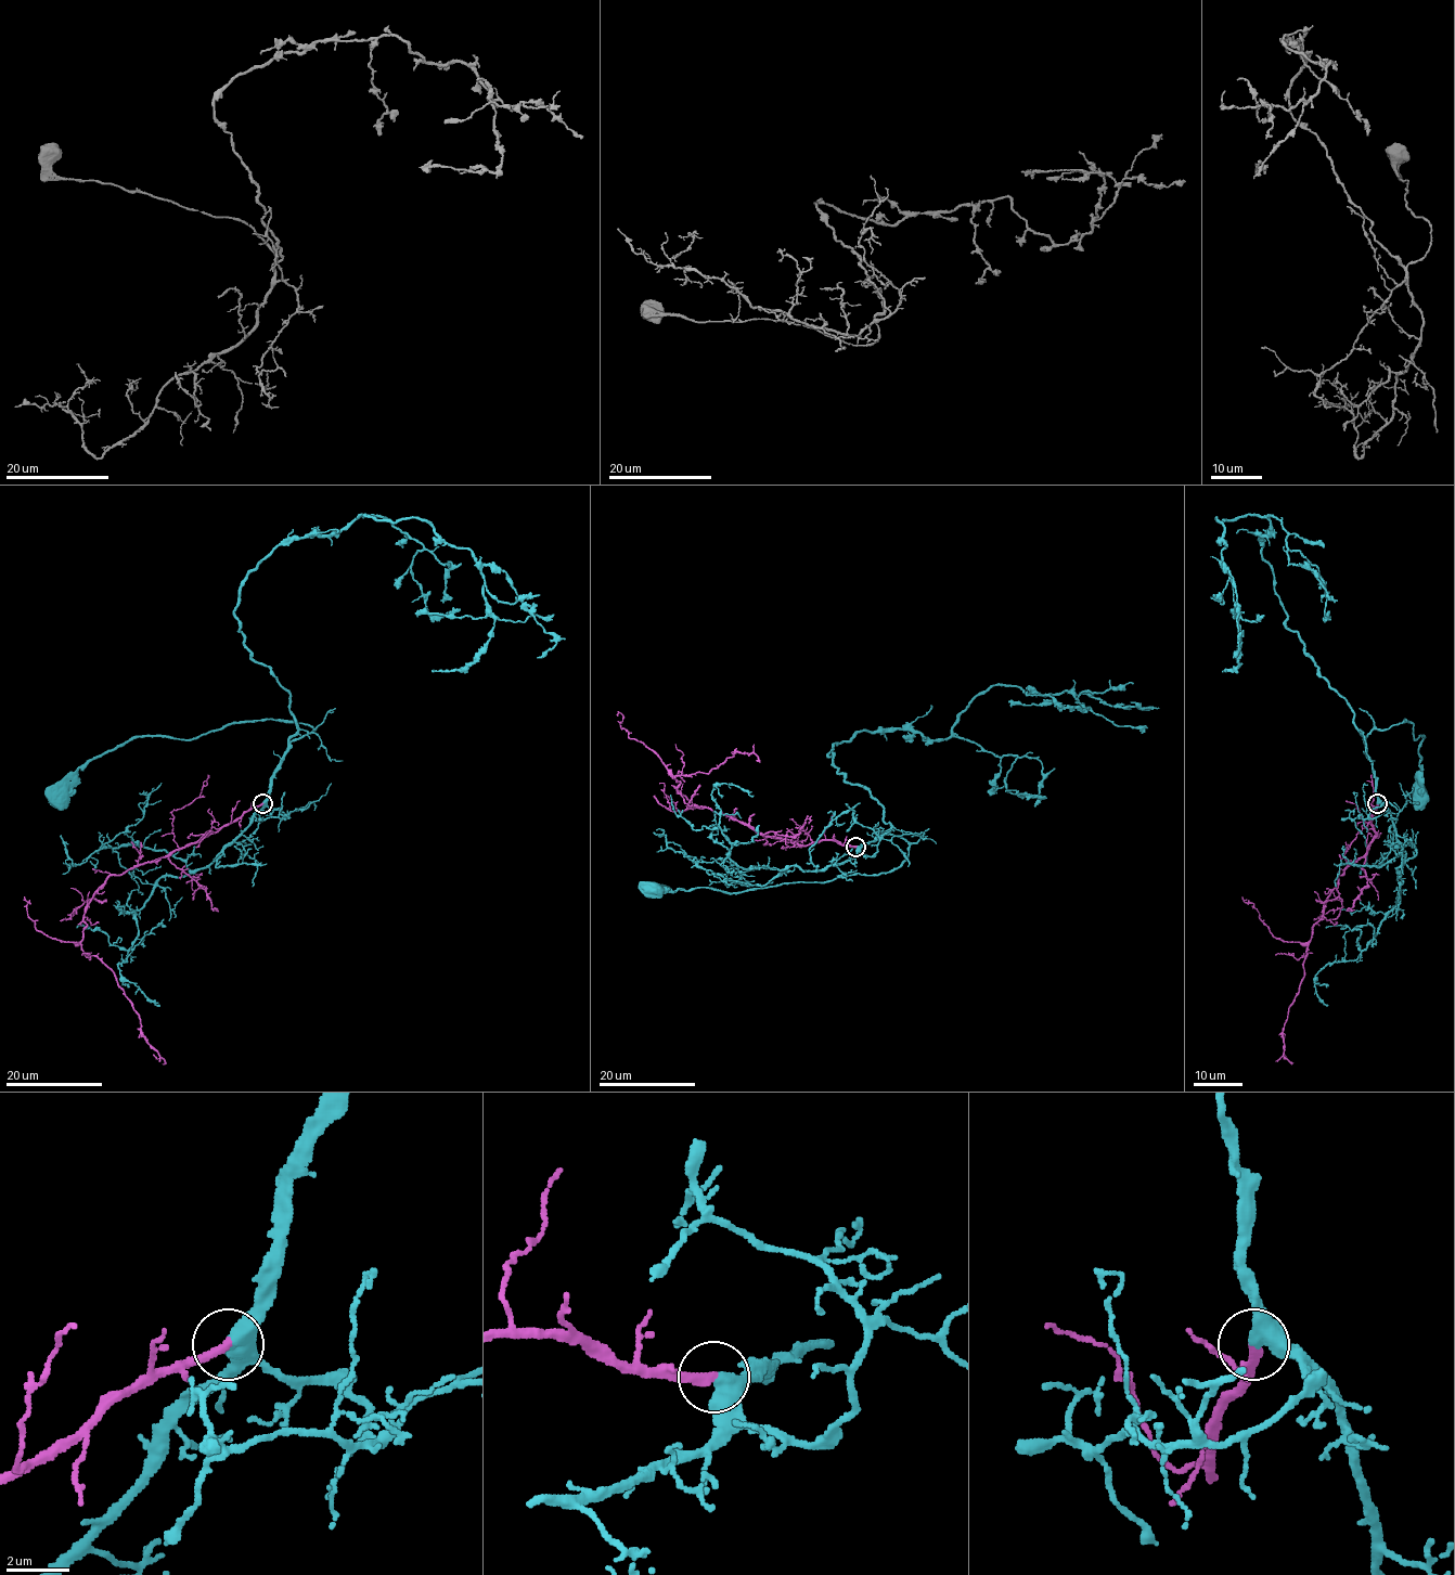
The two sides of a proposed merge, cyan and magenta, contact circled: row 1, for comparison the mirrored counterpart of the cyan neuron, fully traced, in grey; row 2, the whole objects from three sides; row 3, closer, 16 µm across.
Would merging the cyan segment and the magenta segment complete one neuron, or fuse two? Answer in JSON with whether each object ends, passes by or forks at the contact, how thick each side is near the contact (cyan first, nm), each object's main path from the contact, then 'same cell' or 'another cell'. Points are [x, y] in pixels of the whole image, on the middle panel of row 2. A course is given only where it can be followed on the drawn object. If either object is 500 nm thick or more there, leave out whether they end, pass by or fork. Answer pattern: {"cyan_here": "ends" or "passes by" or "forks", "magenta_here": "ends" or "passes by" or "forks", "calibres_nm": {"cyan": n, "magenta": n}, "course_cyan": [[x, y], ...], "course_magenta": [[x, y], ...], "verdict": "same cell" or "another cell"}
{"cyan_here": "passes by", "magenta_here": "ends", "calibres_nm": {"cyan": 440, "magenta": 280}, "course_cyan": [[857, 847], [886, 835], [910, 846], [897, 868], [877, 875], [738, 892], [653, 889]], "course_magenta": [[857, 847], [764, 837], [678, 792], [674, 776], [706, 773], [735, 752], [752, 752], [756, 761]], "verdict": "same cell"}

